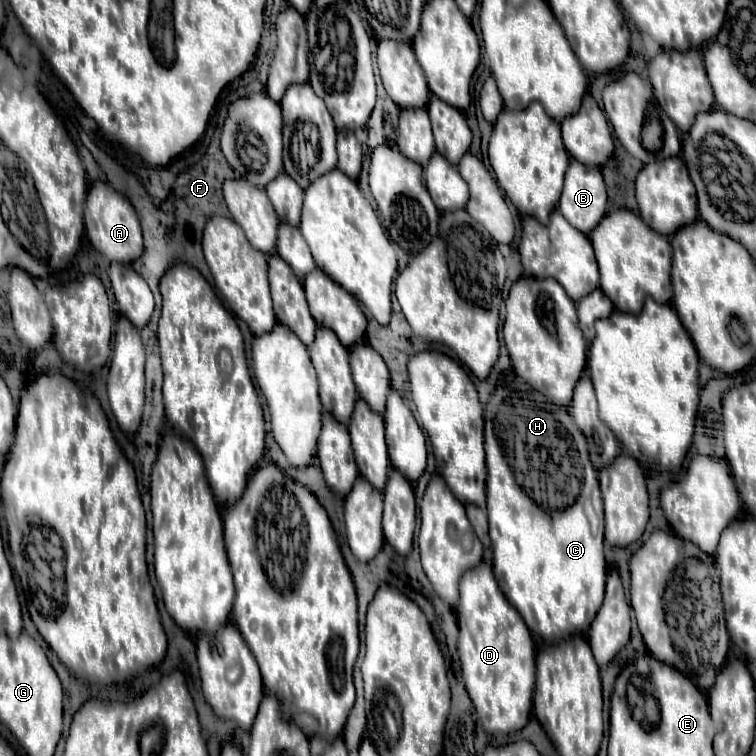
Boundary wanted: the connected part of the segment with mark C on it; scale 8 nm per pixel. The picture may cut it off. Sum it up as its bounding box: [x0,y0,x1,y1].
[484,399,607,639]

